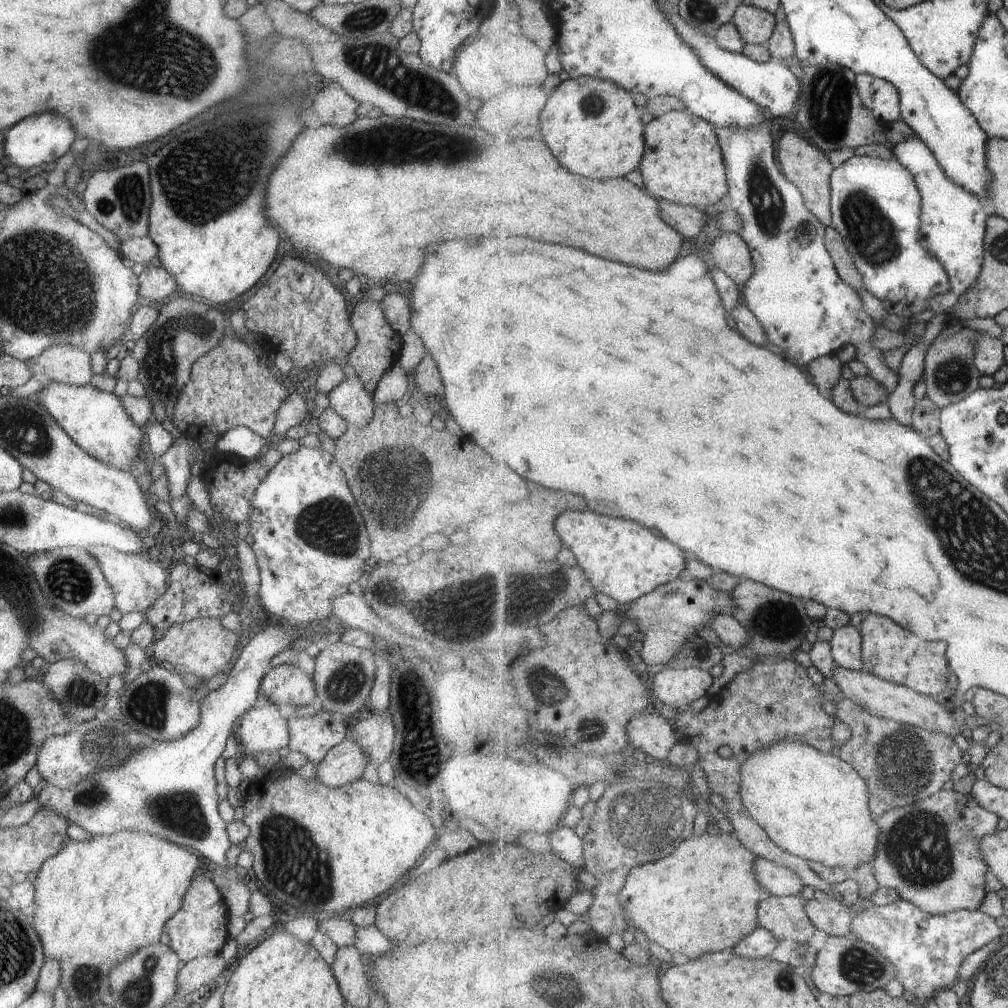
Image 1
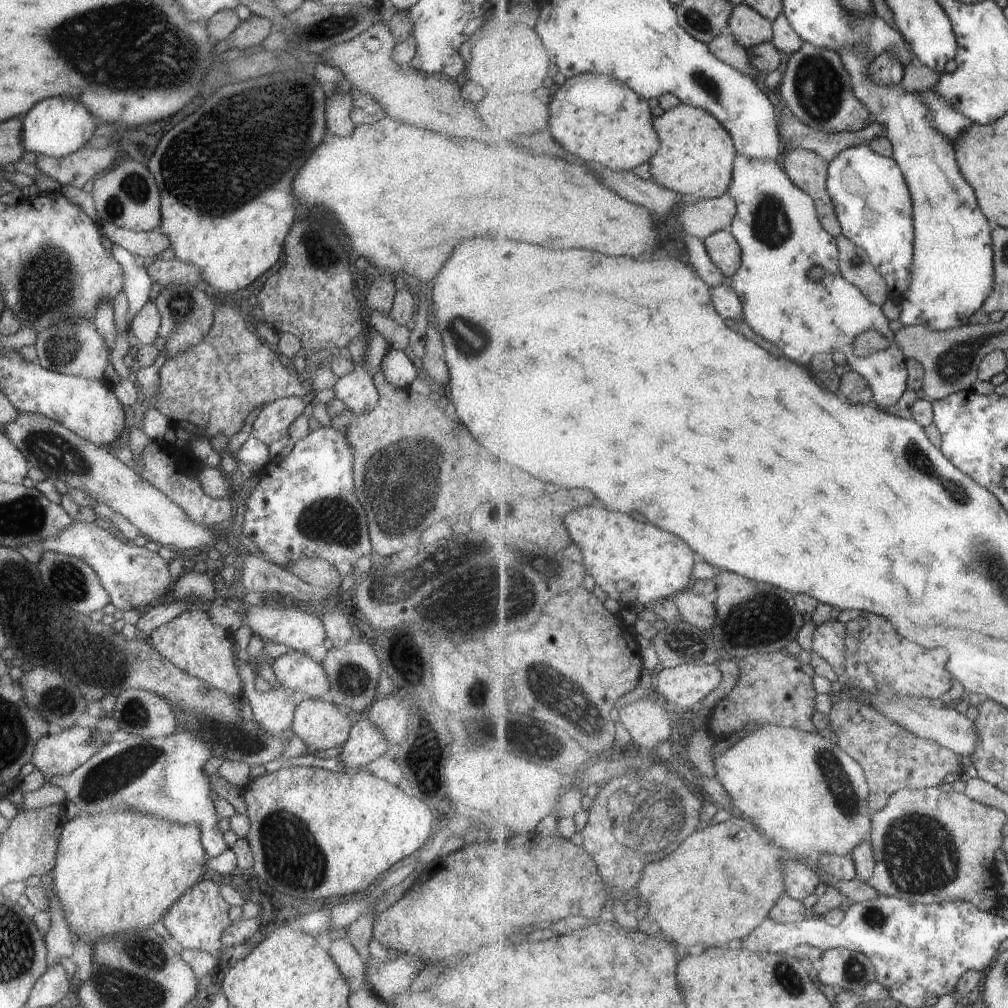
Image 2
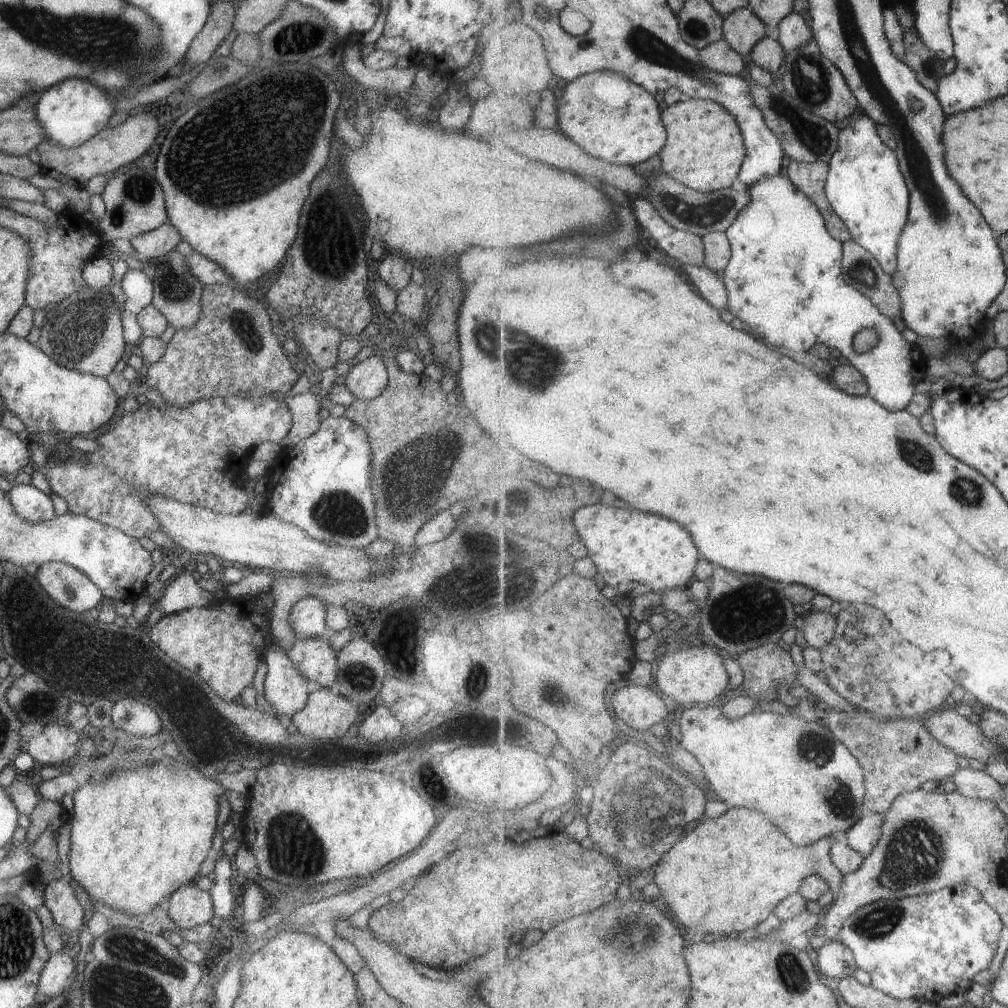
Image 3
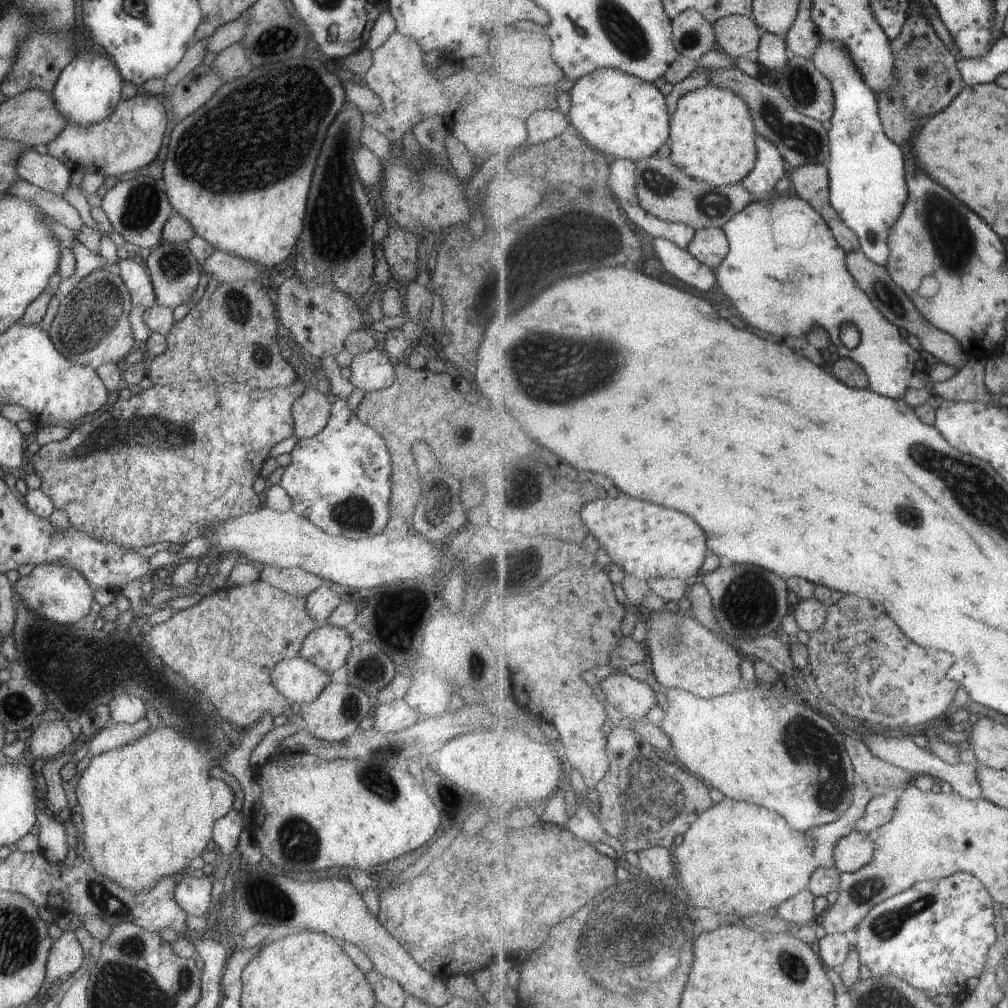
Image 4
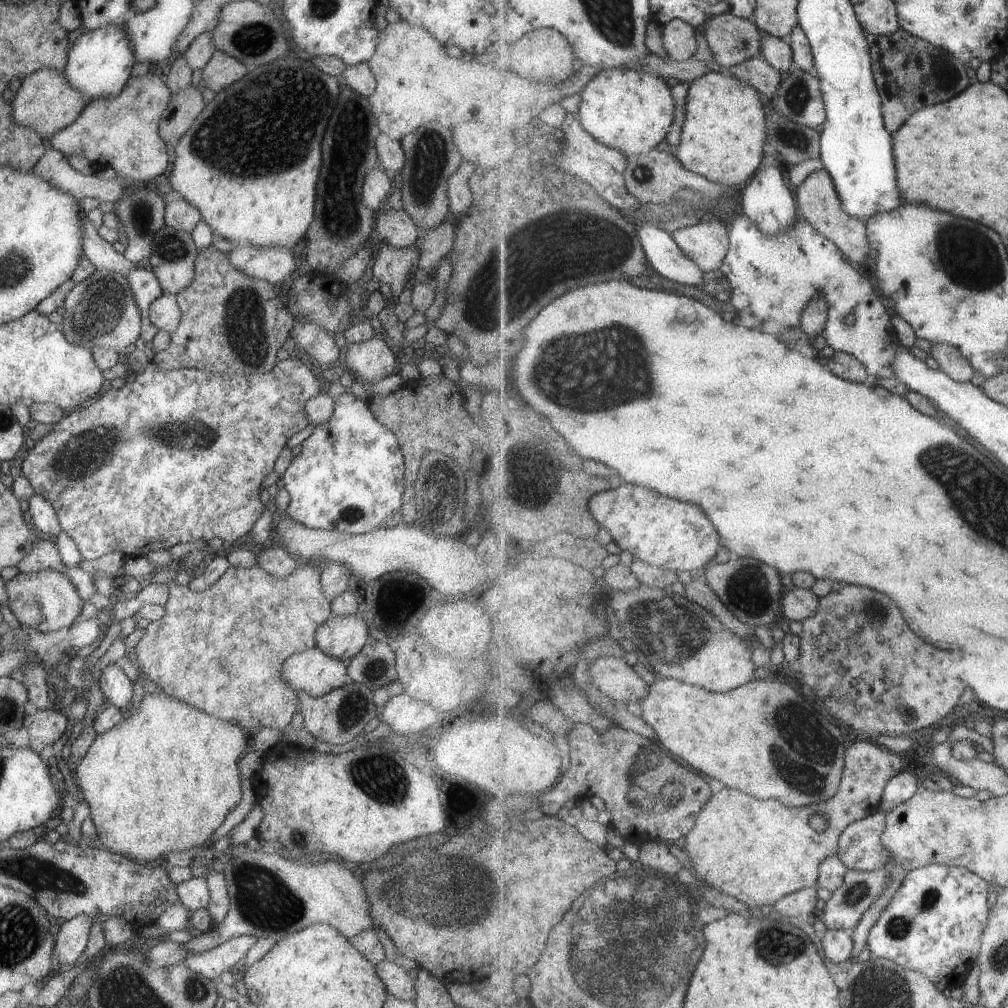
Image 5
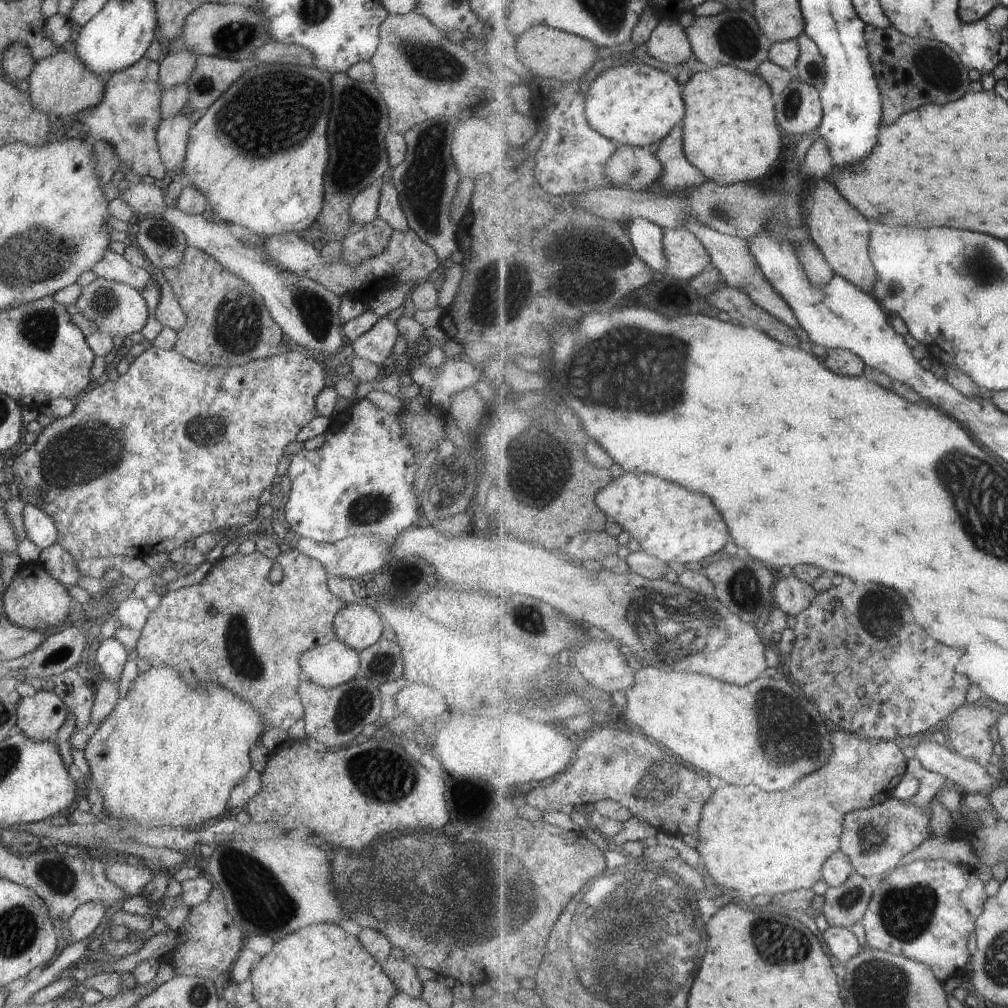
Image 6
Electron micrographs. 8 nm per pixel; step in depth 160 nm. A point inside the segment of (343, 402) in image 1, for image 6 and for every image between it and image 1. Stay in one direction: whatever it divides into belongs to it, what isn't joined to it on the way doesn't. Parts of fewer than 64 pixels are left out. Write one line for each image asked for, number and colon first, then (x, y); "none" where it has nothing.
2: (355, 390)
3: (365, 380)
4: (369, 371)
5: (370, 362)
6: (375, 345)

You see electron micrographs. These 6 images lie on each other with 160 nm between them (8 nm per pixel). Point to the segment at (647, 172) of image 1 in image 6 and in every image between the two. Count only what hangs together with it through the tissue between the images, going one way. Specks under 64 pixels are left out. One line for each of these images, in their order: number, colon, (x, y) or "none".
2: (696, 155)
3: (705, 151)
4: (713, 138)
5: (724, 133)
6: (732, 135)

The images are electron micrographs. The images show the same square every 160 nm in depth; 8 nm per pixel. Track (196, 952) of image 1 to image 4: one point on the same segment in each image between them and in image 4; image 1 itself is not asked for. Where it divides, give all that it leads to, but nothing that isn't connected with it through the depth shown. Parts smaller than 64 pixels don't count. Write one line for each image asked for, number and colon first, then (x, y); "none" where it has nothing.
2: (196, 920)
3: (187, 907)
4: (193, 895)

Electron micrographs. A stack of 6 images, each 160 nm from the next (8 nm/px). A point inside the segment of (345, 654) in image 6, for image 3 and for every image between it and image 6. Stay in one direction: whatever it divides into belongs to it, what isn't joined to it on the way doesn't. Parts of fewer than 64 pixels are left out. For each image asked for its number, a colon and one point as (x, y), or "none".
3: (285, 690)
4: (297, 680)
5: (310, 671)

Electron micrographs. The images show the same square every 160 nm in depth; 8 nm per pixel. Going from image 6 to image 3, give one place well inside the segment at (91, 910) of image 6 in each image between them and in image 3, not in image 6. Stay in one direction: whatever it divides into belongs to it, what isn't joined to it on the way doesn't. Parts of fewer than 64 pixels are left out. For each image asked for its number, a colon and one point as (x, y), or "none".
3: (56, 975)
4: (65, 957)
5: (70, 941)

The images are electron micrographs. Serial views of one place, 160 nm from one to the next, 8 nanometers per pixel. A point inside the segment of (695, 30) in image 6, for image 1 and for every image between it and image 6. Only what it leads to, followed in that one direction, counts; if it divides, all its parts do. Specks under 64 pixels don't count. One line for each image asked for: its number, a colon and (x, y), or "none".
1: (757, 26)
2: (750, 27)
3: (743, 29)
4: (738, 36)
5: (733, 40)

